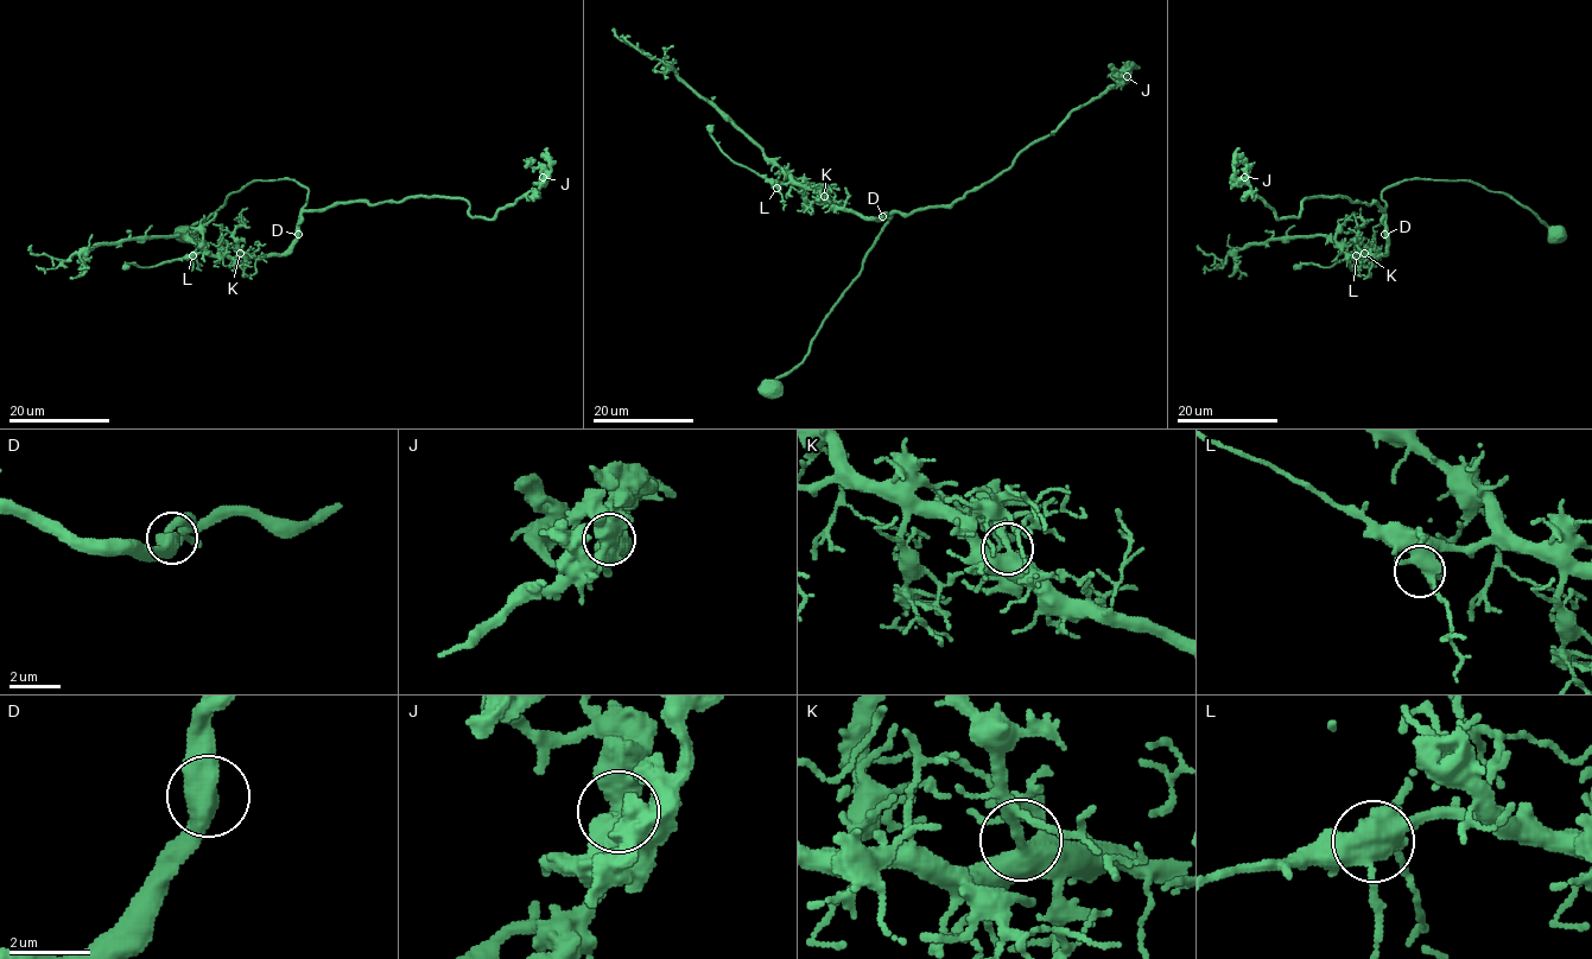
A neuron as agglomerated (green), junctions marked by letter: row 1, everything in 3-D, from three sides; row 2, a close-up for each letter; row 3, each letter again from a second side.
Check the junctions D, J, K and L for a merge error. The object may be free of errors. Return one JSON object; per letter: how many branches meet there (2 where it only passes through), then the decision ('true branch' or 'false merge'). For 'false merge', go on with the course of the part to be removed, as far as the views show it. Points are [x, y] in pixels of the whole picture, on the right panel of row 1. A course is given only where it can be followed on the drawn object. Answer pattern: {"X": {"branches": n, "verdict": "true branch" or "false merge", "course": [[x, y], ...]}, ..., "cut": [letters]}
{"D": {"branches": 2, "verdict": "true branch"}, "J": {"branches": 3, "verdict": "true branch"}, "K": {"branches": 2, "verdict": "true branch"}, "L": {"branches": 3, "verdict": "true branch"}, "cut": []}

